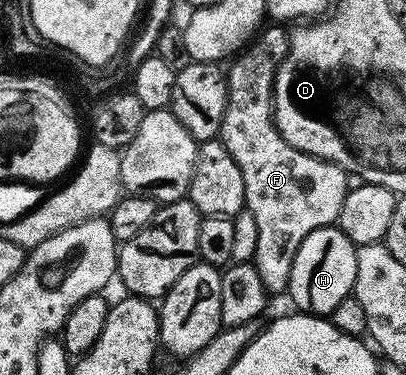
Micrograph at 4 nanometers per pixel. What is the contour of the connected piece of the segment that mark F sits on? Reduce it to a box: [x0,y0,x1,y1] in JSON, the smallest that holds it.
[219,25,349,296]

